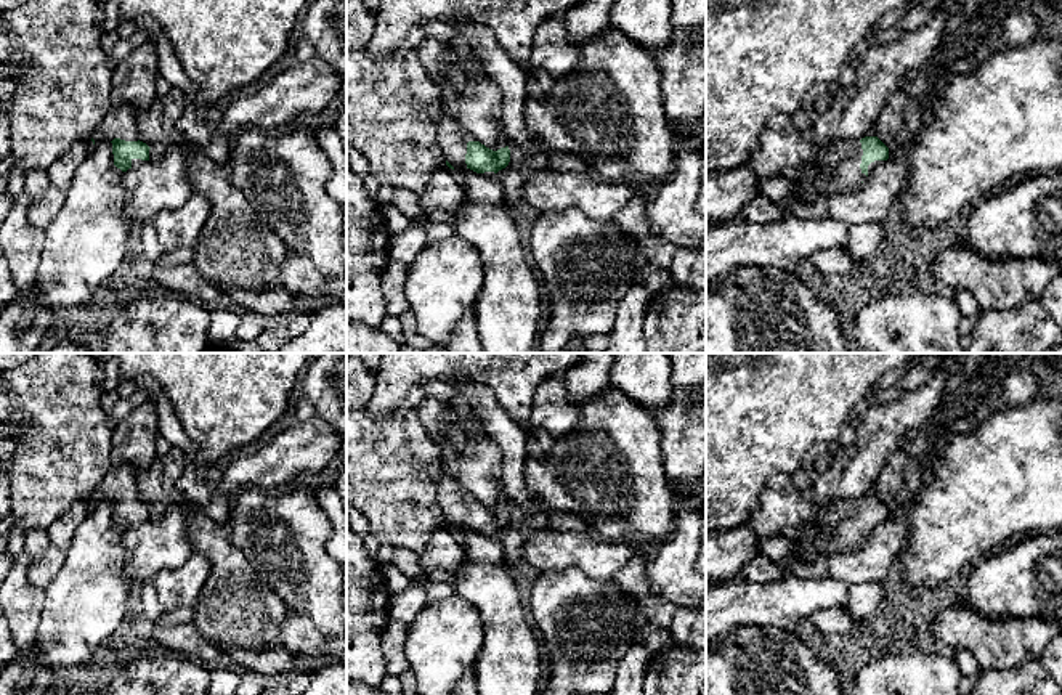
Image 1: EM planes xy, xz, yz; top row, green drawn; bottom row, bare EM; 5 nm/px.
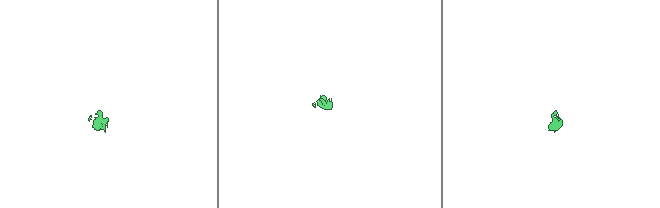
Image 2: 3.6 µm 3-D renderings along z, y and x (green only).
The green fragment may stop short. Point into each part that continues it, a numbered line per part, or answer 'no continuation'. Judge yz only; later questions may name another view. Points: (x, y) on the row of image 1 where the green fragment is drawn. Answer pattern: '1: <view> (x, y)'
1: yz (841, 162)

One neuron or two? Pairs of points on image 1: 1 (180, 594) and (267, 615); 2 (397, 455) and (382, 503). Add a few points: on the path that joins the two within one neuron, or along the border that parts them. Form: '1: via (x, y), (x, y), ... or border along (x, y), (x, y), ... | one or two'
1: border along (194, 551), (210, 565), (206, 585) | two
2: via (390, 466), (390, 491) | one

